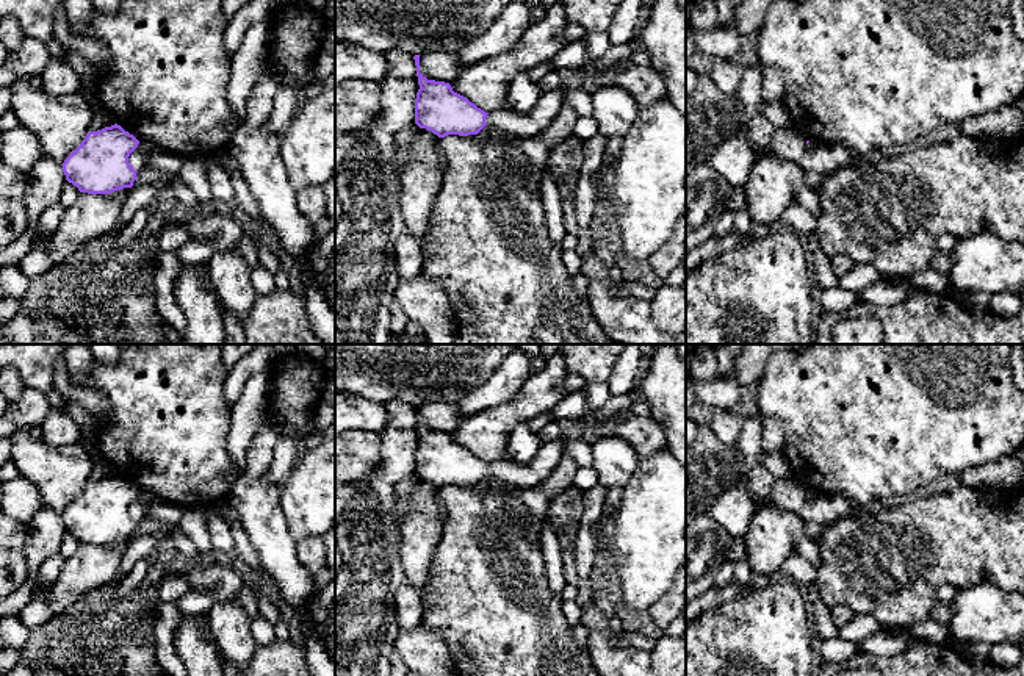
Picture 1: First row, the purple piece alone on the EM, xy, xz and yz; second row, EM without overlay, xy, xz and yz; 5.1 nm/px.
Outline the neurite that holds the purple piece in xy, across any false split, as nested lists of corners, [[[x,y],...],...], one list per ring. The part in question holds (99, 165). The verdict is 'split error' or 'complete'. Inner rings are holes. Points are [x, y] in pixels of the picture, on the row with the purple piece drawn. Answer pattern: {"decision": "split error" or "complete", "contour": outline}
{"decision": "split error", "contour": [[[114,124],[97,131],[88,131],[81,144],[64,160],[63,172],[66,180],[88,194],[110,194],[117,189],[132,188],[174,178],[183,182],[197,197],[200,205],[215,202],[207,177],[205,160],[200,156],[183,156],[178,171],[160,171],[149,164],[135,171],[130,153],[139,141]]]}

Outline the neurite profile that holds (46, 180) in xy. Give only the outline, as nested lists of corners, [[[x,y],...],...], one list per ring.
[[[41,156],[28,172],[23,205],[28,221],[36,224],[45,208],[59,200],[66,183],[63,166],[47,156]]]

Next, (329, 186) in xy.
[[[335,172],[321,188],[326,196],[327,219],[335,225]]]

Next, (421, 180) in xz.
[[[420,128],[410,160],[401,178],[401,213],[404,230],[423,239],[431,224],[435,199],[442,189],[446,166],[440,158],[438,136]]]

